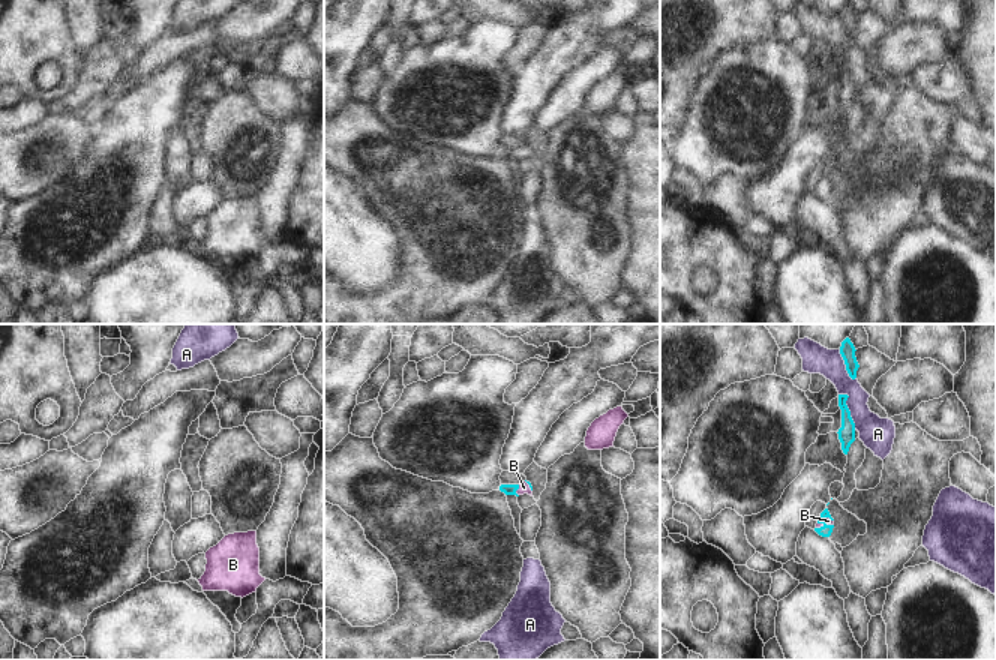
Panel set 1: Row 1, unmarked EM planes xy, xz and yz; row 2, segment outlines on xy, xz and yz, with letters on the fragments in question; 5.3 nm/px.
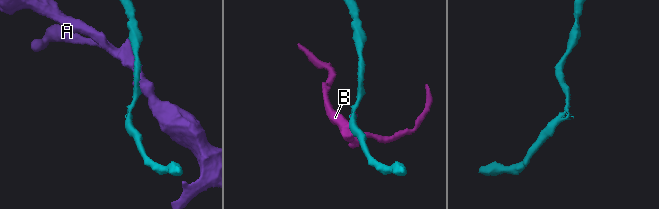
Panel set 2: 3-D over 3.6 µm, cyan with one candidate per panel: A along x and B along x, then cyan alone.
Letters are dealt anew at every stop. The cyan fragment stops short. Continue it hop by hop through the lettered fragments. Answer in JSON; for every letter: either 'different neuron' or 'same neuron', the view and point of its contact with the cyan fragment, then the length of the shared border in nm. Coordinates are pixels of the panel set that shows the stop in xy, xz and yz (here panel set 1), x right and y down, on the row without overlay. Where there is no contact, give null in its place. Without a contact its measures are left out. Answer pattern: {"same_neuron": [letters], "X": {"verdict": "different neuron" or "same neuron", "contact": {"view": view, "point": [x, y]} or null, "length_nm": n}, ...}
{"same_neuron": ["B"], "A": {"verdict": "different neuron", "contact": {"view": "yz", "point": [848, 72]}, "length_nm": 220}, "B": {"verdict": "same neuron", "contact": {"view": "xz", "point": [516, 153]}, "length_nm": 60}}

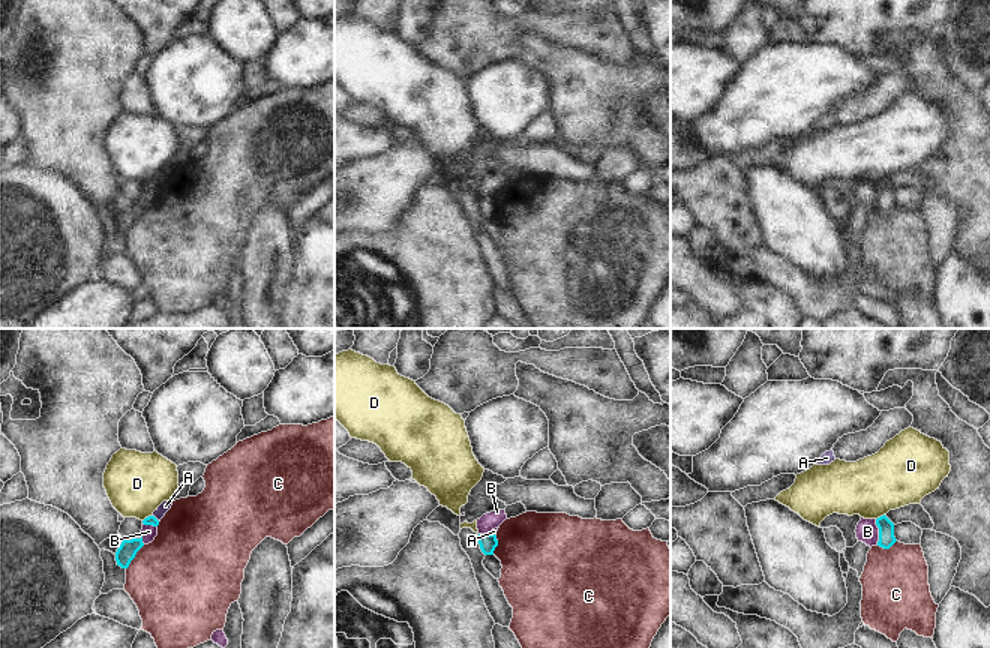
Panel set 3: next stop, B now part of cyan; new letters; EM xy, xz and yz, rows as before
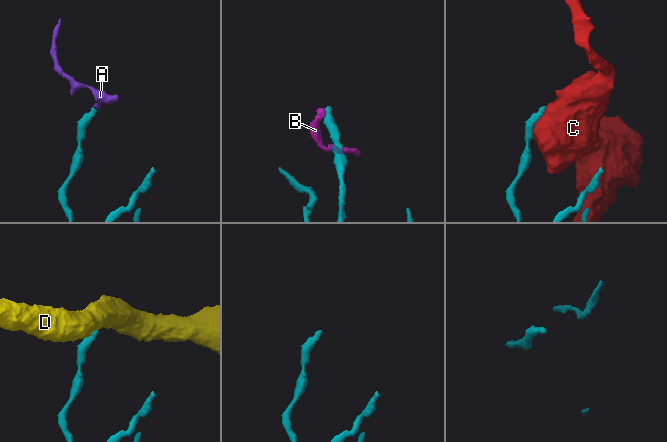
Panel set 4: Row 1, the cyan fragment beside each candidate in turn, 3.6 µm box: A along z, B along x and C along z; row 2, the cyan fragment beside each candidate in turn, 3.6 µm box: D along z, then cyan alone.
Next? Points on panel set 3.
{"same_neuron": [], "A": {"verdict": "different neuron", "contact": {"view": "xy", "point": [155, 182]}, "length_nm": 60}, "B": {"verdict": "different neuron", "contact": {"view": "yz", "point": [879, 195]}, "length_nm": 140}, "C": {"verdict": "different neuron", "contact": {"view": "xy", "point": [134, 221]}, "length_nm": 170}, "D": {"verdict": "different neuron", "contact": {"view": "yz", "point": [881, 180]}, "length_nm": 60}}

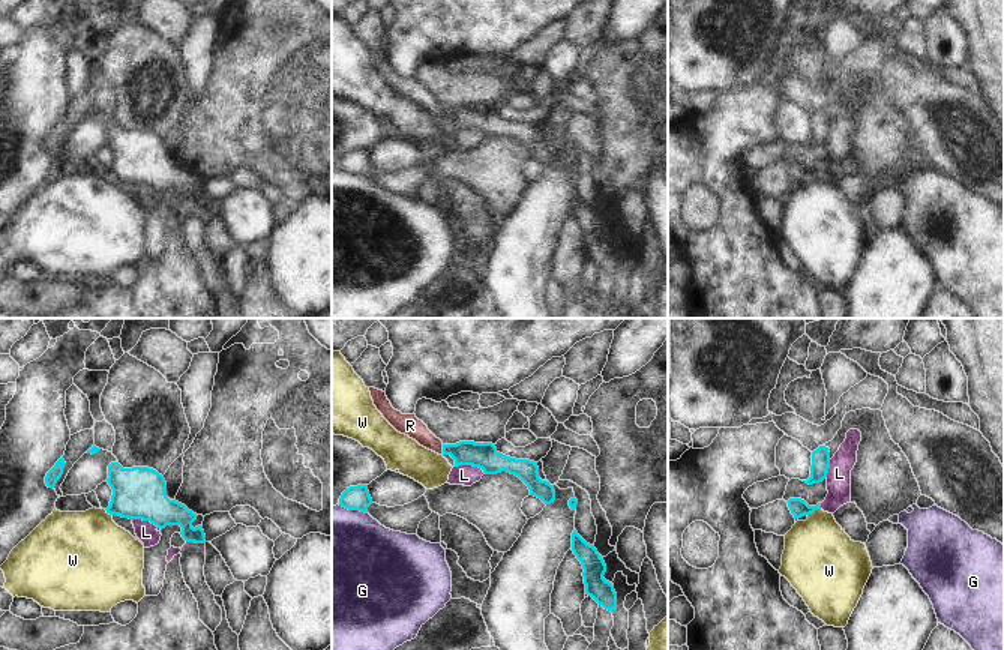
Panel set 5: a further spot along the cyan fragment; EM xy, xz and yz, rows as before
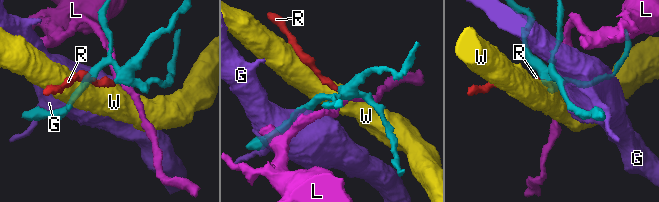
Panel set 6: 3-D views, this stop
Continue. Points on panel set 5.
{"same_neuron": ["R"], "G": {"verdict": "different neuron", "contact": {"view": "xz", "point": [351, 173]}, "length_nm": 160}, "L": {"verdict": "different neuron", "contact": {"view": "xz", "point": [470, 128]}, "length_nm": 170}, "R": {"verdict": "same neuron", "contact": {"view": "xz", "point": [443, 113]}, "length_nm": 60}, "W": {"verdict": "different neuron", "contact": {"view": "yz", "point": [814, 174]}, "length_nm": 80}}

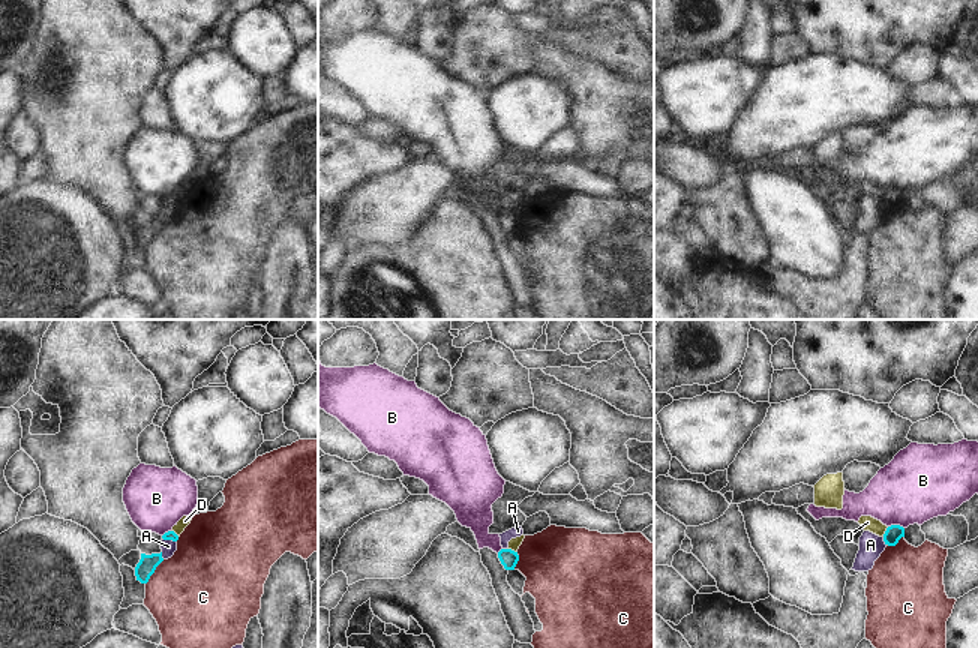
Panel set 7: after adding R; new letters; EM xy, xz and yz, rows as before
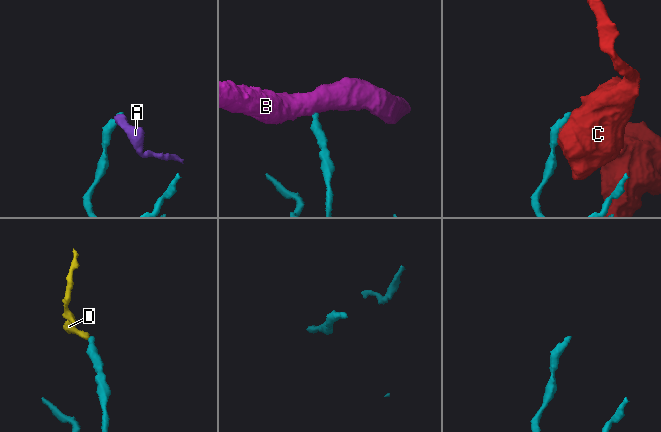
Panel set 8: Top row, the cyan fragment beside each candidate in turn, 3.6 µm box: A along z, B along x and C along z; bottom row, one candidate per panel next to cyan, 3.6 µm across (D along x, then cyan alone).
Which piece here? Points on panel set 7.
{"same_neuron": [], "A": {"verdict": "different neuron", "contact": {"view": "yz", "point": [884, 204]}, "length_nm": 50}, "B": {"verdict": "different neuron", "contact": {"view": "yz", "point": [896, 189]}, "length_nm": 90}, "C": {"verdict": "different neuron", "contact": {"view": "xy", "point": [153, 236]}, "length_nm": 170}, "D": {"verdict": "different neuron", "contact": {"view": "xz", "point": [510, 213]}, "length_nm": 60}}

